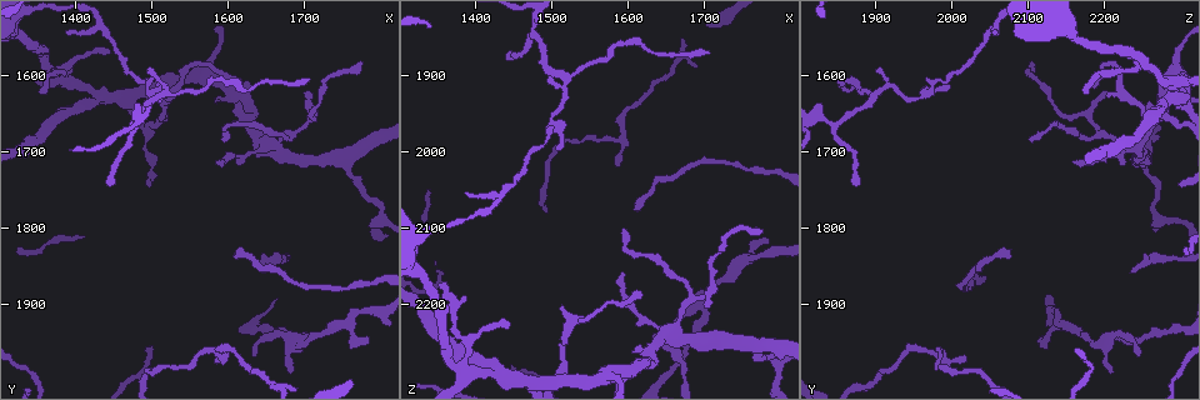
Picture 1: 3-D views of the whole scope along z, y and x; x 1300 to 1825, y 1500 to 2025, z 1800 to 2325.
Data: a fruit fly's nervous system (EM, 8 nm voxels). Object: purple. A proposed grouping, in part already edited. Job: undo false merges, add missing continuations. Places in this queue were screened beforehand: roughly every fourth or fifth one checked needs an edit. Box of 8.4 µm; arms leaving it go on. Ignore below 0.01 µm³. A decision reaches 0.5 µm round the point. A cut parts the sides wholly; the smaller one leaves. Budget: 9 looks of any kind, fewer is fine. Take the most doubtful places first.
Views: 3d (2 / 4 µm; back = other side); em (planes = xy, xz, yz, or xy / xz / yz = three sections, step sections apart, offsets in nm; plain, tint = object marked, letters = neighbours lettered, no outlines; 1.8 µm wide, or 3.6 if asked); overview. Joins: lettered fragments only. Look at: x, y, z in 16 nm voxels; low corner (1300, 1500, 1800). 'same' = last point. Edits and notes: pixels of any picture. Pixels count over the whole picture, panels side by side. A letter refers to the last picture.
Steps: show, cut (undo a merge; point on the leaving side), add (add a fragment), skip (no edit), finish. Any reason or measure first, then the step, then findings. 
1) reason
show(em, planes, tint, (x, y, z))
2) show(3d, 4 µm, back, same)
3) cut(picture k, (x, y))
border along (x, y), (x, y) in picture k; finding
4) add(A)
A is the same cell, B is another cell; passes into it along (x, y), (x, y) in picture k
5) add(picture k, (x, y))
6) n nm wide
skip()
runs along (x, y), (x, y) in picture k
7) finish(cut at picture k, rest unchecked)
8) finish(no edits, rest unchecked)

arms part here
show(em, planes, letters, (1695, 1950, 2195))

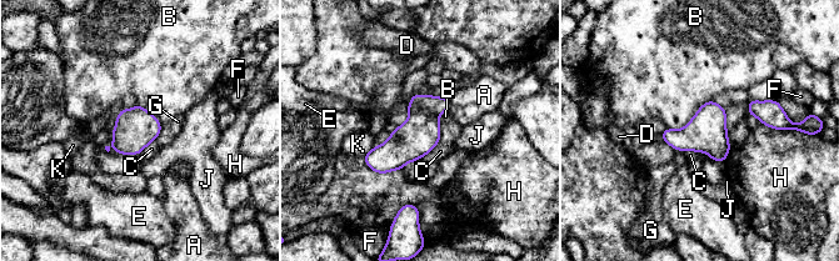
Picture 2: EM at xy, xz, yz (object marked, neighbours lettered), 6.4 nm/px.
skip()
A, B, C, D, E, F, G, H, J and K are other cells; runs along (445, 100), (389, 156), (368, 160) in picture 2; all the same cell

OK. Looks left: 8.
show(3d, 4 µm, back, (1650, 1695, 2245))

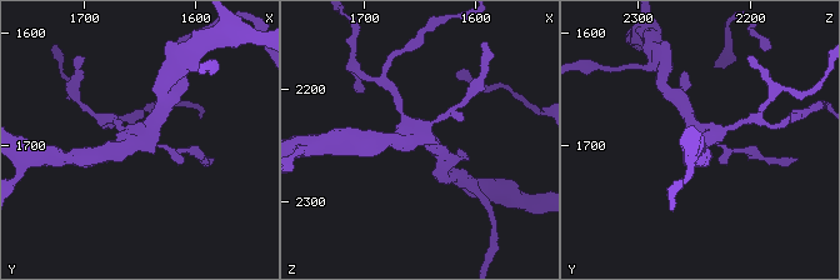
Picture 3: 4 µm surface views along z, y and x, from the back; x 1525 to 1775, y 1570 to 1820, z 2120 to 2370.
4 arms; need the tissue
show(em, planes, letters, (1648, 1694, 2240))

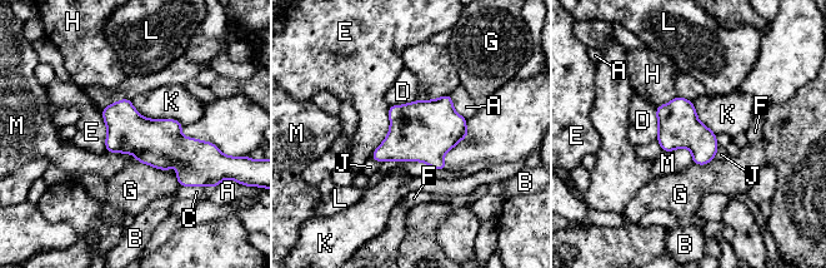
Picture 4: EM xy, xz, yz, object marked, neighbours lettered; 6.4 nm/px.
skip()
A, B, C, D, E, F, G, H, J, K, L and M are other cells; border along (662, 150), (687, 148), (692, 162) in picture 4; one cell here

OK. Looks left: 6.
arms run side by side
show(3d, 2 µm, (1375, 1605, 2280))

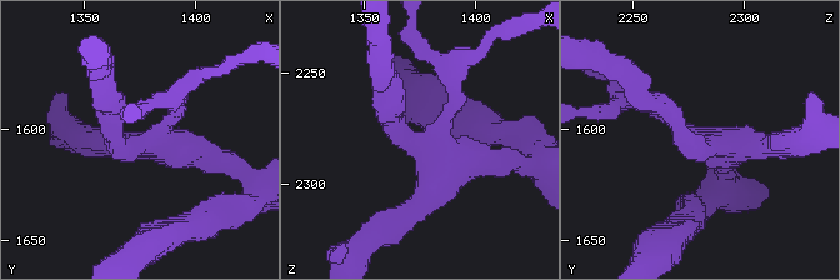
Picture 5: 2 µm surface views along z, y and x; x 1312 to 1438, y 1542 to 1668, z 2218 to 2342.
4 arms
show(em, planes, plain, (1374, 1606, 2279))

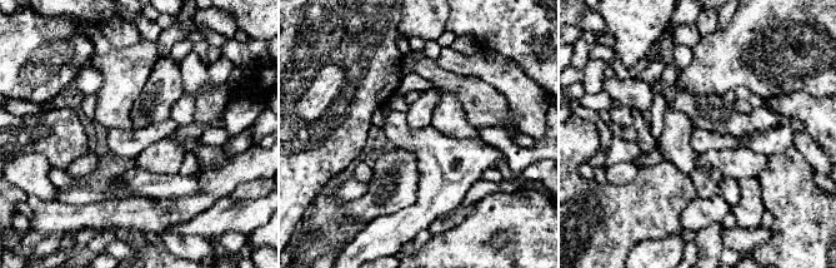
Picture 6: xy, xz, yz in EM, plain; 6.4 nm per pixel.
show(em, planes, letters, same)

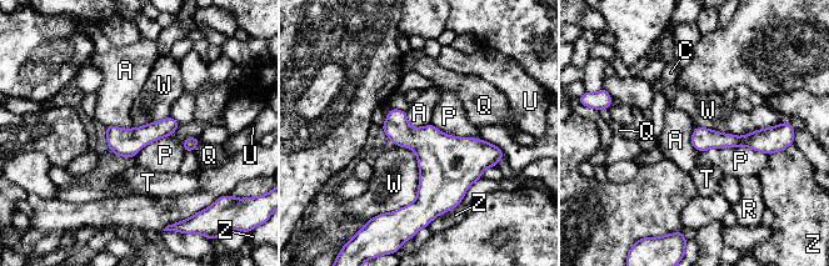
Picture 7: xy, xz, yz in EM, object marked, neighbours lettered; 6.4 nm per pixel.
skip()
A, C, P, Q, R, T, U, W and Z are other cells; border along (404, 111), (410, 126), (430, 124) in picture 7; one cell here

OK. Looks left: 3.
sharp bend
show(em, yz, step 4, letters, (1555, 1590, 2215))

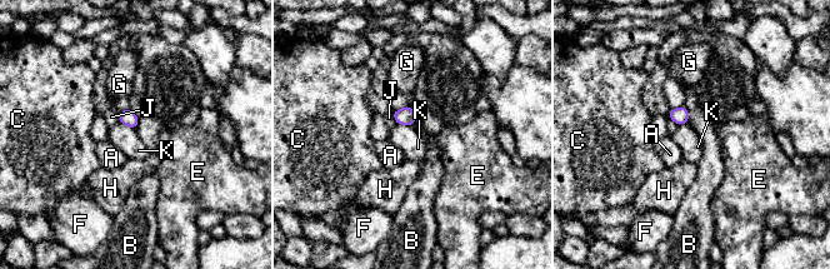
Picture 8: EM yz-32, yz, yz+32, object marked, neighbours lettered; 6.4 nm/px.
B touches over 120 nm
skip()
A, B, C, E, F, G, H, J and K are other cells; all the same cell

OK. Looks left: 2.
finish(no edits, rest unchecked)

